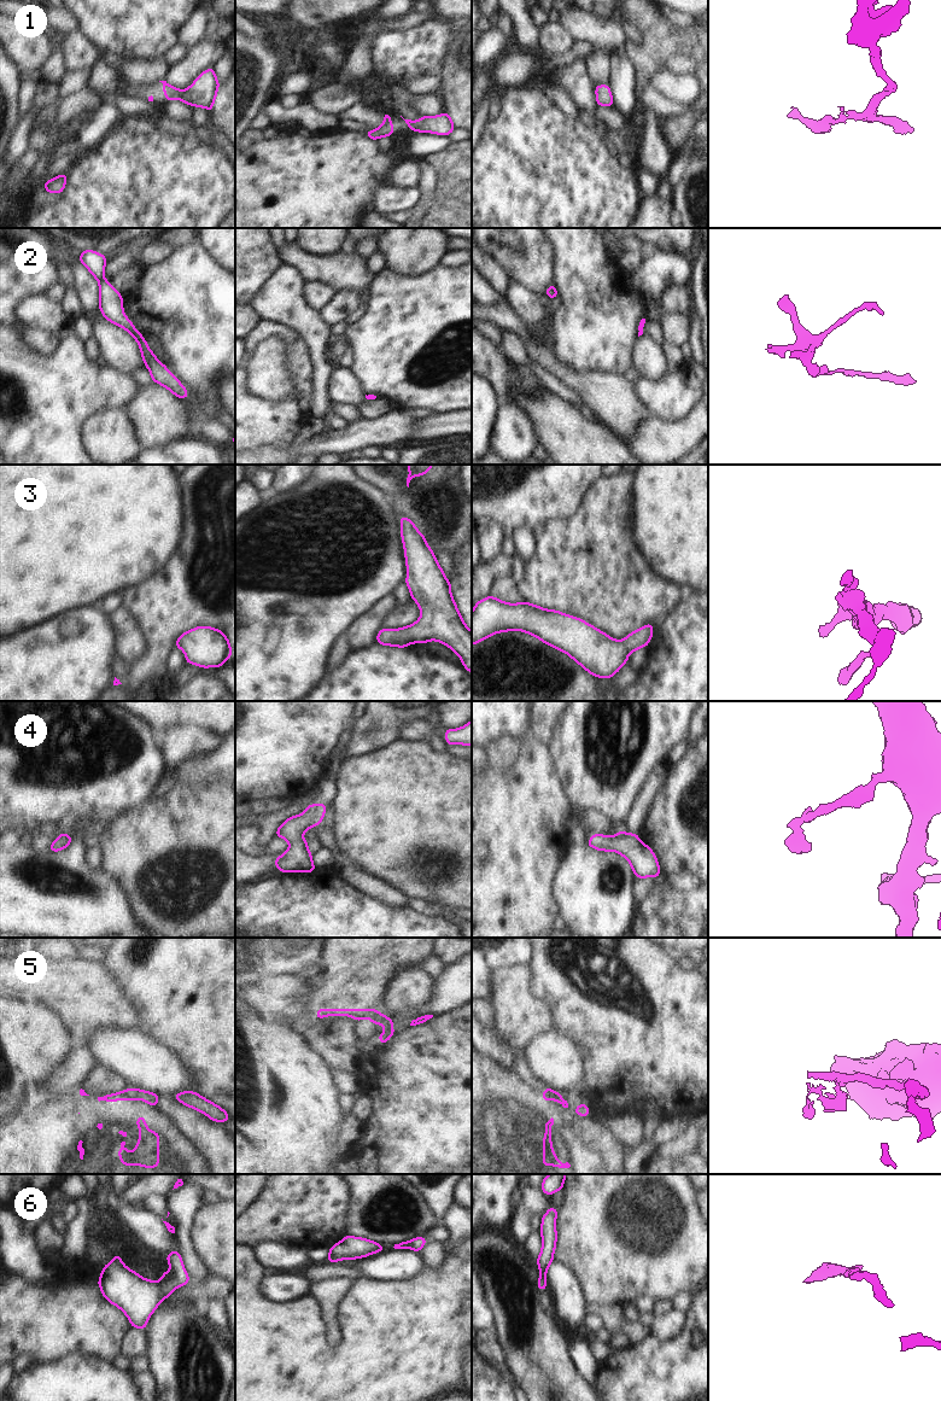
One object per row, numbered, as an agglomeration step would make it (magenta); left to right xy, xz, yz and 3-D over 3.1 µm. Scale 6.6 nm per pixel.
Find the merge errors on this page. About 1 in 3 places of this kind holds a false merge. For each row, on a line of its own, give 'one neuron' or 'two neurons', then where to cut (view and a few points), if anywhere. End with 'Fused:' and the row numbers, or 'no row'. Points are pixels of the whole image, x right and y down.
1: one neuron; no cut
2: one neuron; no cut
3: one neuron; no cut
4: one neuron; no cut
5: two neurons; cut in xy along (140, 1090), (136, 1098)
6: one neuron; no cut
Fused: 5

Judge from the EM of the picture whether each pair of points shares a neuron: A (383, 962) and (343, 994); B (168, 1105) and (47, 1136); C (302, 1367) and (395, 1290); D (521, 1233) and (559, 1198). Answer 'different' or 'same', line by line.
A: same
B: different
C: same
D: same

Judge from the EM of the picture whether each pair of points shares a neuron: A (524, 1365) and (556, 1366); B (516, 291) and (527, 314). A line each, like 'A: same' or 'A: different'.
A: same
B: same

